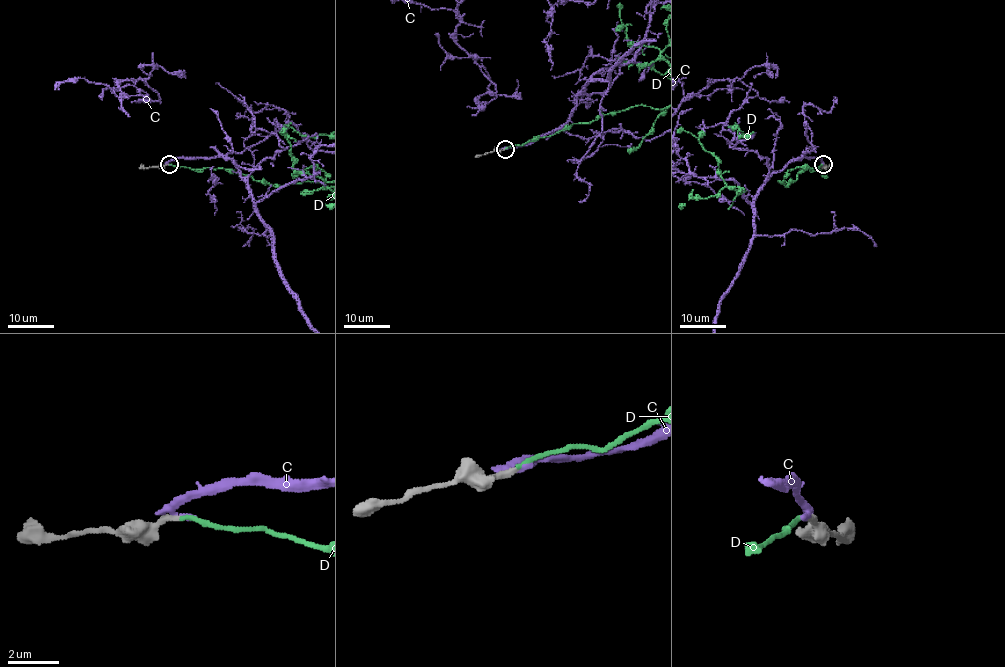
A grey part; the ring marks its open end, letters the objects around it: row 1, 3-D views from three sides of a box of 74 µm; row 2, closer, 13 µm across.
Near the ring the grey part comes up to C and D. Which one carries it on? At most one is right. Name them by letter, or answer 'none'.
D

